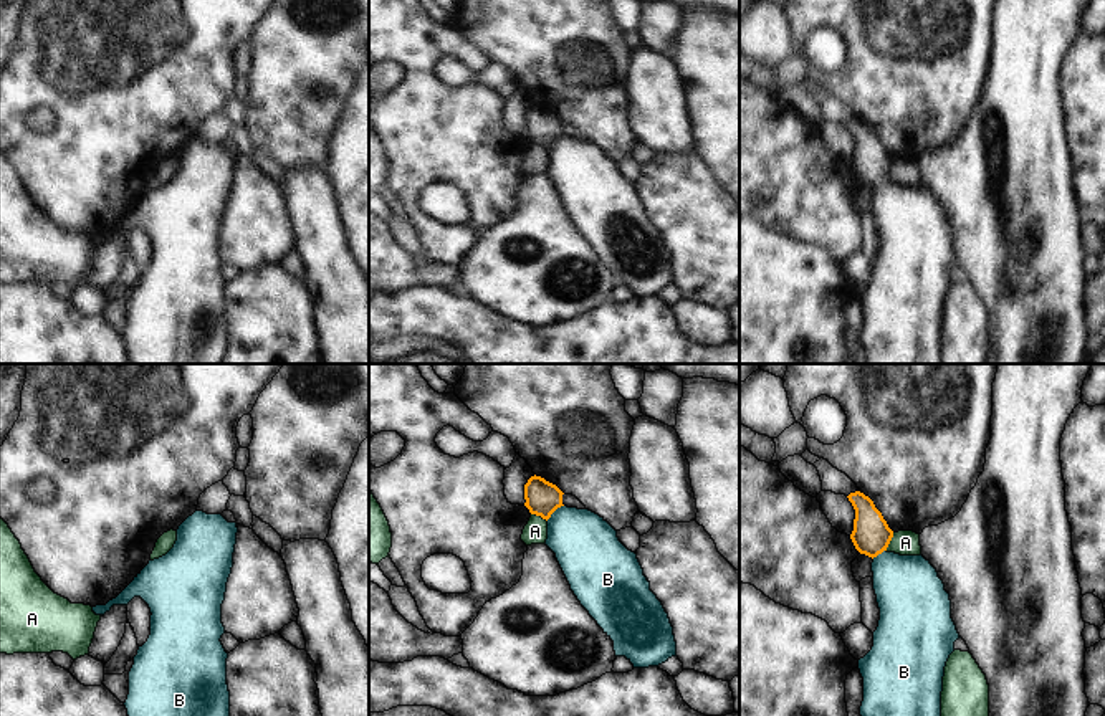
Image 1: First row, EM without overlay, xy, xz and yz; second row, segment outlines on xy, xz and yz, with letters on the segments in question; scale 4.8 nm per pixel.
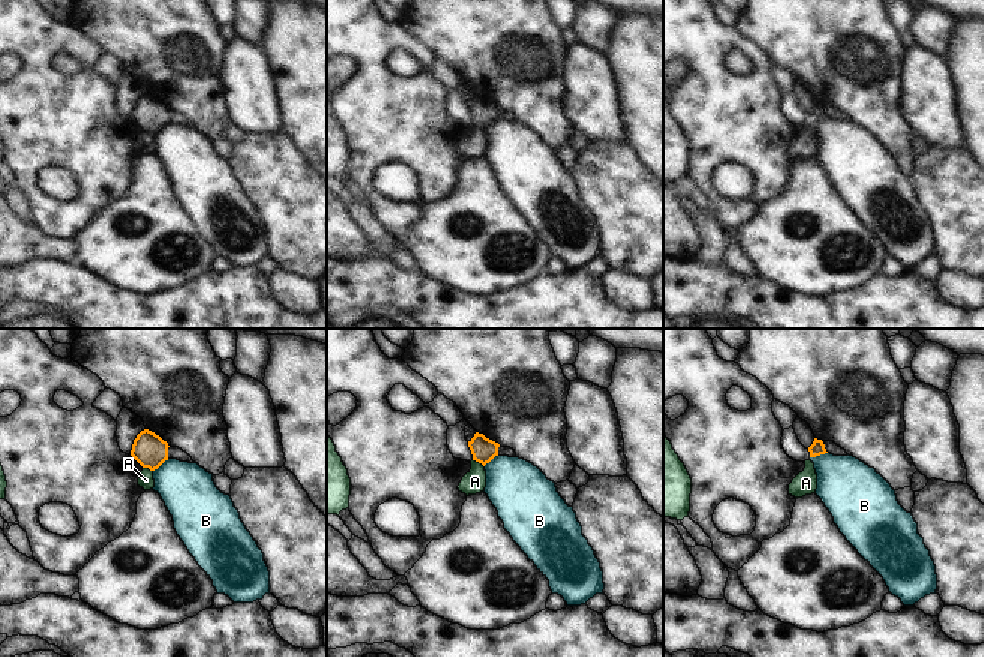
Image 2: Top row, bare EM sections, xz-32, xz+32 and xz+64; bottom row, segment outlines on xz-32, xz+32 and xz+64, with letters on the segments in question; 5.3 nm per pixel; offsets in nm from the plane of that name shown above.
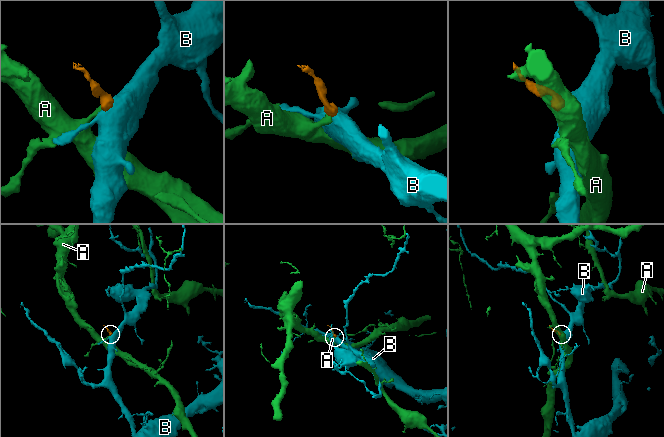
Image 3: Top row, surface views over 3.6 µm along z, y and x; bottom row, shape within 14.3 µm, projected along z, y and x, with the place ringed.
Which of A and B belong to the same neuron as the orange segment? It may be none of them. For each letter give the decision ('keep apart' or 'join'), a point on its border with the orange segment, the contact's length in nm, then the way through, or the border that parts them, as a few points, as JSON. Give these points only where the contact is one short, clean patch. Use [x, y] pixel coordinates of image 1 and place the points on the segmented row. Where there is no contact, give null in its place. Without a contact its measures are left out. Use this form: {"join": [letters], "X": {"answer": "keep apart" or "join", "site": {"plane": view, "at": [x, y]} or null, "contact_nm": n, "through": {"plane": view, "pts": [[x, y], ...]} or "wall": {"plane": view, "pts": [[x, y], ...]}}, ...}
{"join": [], "A": {"answer": "keep apart", "site": {"plane": "yz", "at": [890, 539]}, "contact_nm": 100, "wall": {"plane": "yz", "pts": [[894, 533], [885, 549]]}}, "B": {"answer": "keep apart", "site": {"plane": "xz", "at": [554, 510]}, "contact_nm": 120, "wall": {"plane": "xz", "pts": [[563, 505], [546, 520]]}}}

